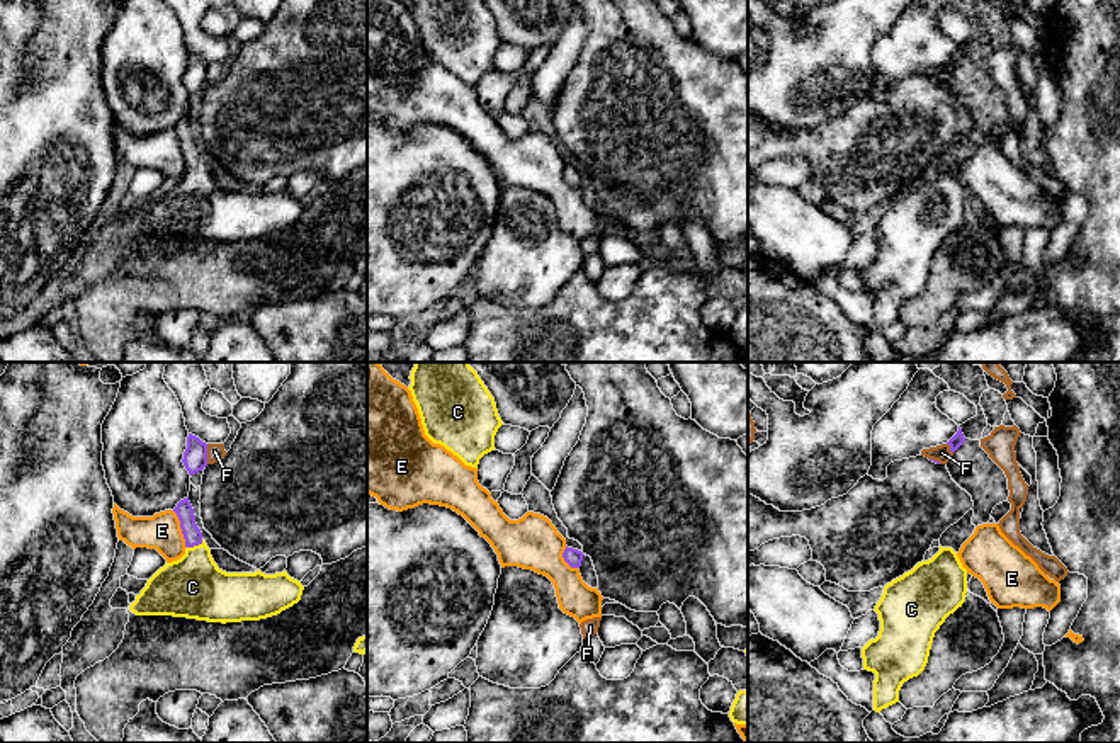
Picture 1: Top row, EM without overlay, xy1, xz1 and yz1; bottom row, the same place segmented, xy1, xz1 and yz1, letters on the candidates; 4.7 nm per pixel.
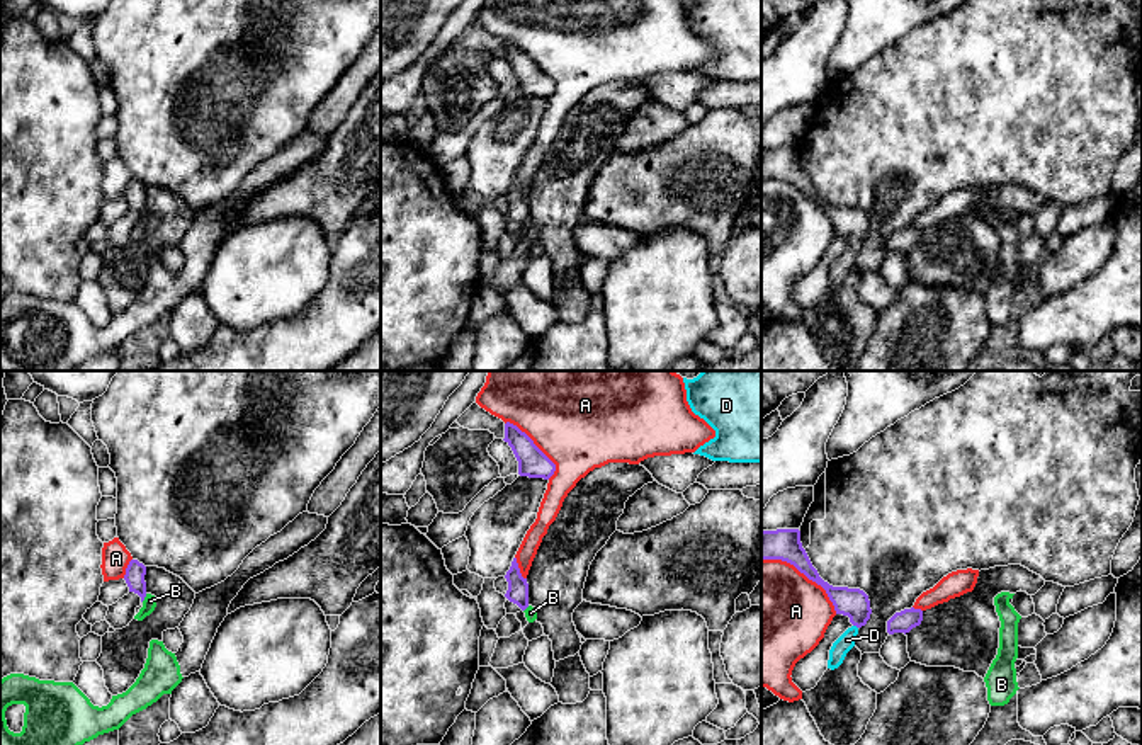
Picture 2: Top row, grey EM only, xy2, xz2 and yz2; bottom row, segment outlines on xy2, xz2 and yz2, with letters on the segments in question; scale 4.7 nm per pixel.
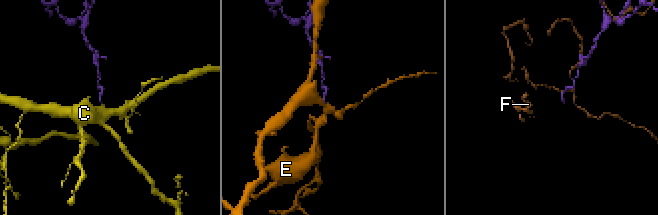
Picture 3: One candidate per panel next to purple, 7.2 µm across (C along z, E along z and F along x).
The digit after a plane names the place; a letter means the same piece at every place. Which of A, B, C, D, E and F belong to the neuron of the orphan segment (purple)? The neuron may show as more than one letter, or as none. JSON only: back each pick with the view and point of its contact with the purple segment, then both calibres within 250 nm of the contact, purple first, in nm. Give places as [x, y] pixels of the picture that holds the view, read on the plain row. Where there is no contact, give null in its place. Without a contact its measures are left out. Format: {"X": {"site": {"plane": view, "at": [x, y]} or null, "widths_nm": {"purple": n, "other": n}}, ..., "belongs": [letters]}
{"C": {"site": {"plane": "xy1", "at": [194, 164]}, "widths_nm": {"purple": 90, "other": 300}}, "belongs": ["C"]}

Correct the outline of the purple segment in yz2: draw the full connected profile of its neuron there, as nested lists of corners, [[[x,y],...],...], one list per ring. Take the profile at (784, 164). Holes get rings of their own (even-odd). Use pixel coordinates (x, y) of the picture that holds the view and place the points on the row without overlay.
[[[761,148],[761,179],[782,179],[794,184],[809,199],[826,209],[836,233],[848,235],[853,245],[862,247],[870,238],[870,219],[863,209],[833,206],[819,196],[806,168],[802,167],[799,148]]]

